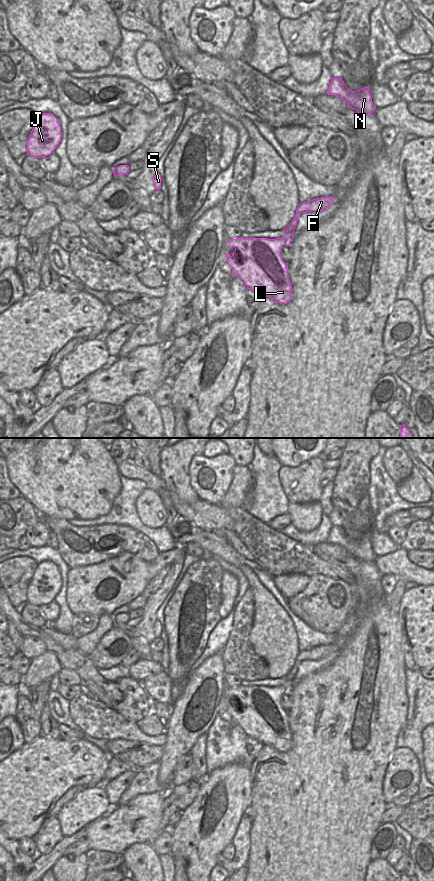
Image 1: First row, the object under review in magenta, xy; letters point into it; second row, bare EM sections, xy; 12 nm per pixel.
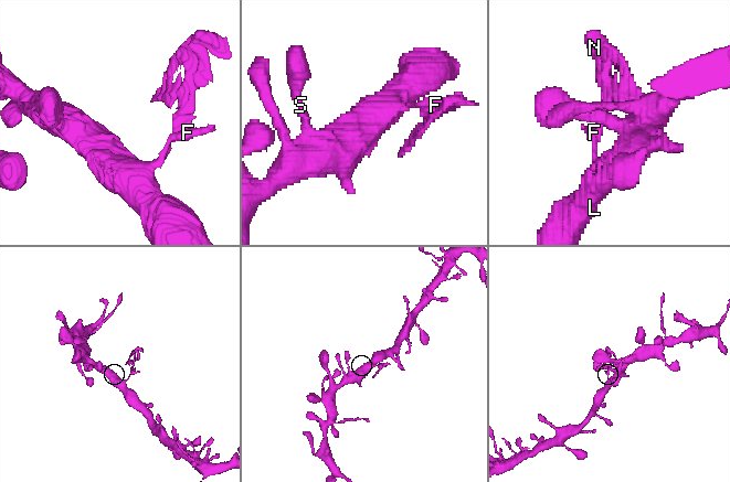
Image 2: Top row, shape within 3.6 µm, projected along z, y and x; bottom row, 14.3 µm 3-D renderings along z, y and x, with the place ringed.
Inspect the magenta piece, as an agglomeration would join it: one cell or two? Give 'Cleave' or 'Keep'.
Keep.

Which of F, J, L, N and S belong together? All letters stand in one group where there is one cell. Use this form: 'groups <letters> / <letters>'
groups F J L N S

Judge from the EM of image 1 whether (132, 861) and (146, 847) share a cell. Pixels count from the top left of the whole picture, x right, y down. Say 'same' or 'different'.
same

